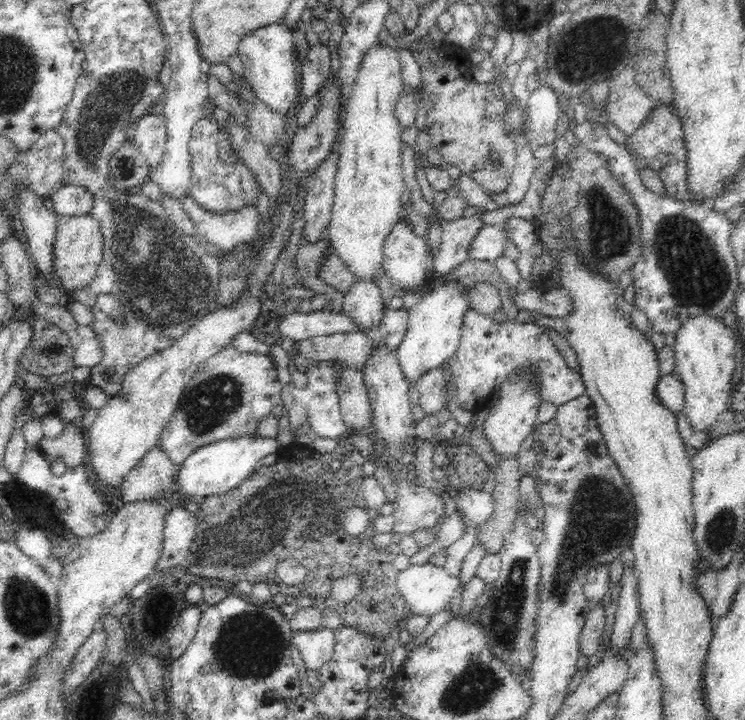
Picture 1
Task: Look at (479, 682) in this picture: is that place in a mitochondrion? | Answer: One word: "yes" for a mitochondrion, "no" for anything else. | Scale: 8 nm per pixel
yes

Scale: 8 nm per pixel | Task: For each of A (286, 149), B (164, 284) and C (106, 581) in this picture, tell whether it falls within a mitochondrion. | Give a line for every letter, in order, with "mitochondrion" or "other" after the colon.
A: other
B: mitochondrion
C: other

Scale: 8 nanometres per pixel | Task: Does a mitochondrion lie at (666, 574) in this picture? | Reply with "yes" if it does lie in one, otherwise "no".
no

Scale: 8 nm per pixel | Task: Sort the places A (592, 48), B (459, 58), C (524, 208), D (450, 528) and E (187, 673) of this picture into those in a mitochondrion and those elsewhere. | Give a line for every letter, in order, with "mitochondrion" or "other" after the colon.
A: mitochondrion
B: other
C: other
D: other
E: other

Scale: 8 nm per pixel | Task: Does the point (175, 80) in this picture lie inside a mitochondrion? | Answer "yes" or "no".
no

